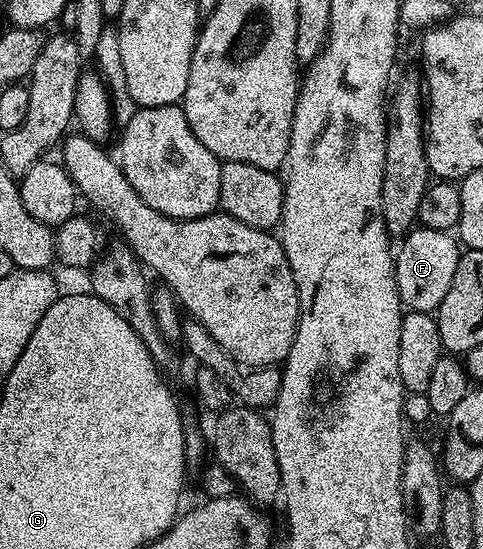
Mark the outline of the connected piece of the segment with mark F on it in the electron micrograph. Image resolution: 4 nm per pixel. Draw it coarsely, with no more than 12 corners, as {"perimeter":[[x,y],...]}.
{"perimeter":[[416,227],[395,258],[399,299],[434,314],[449,292],[461,245]]}

